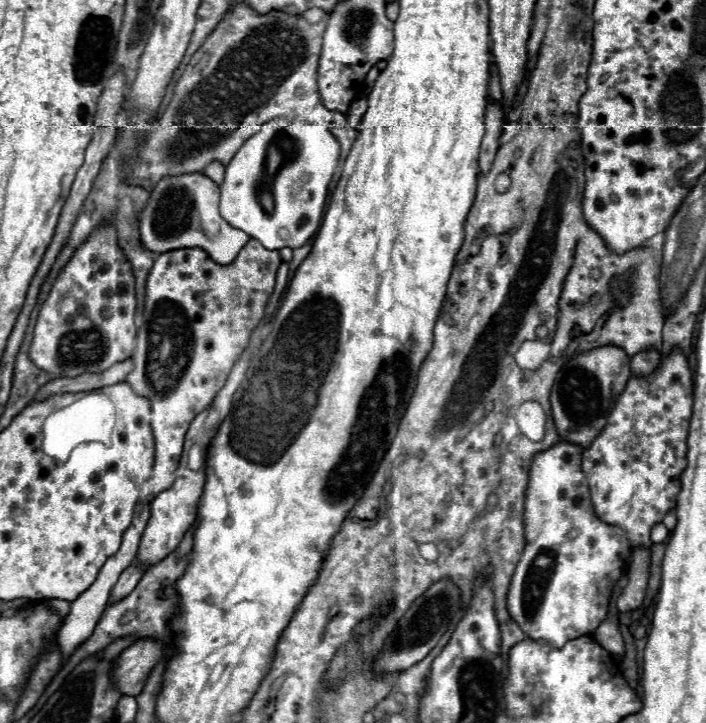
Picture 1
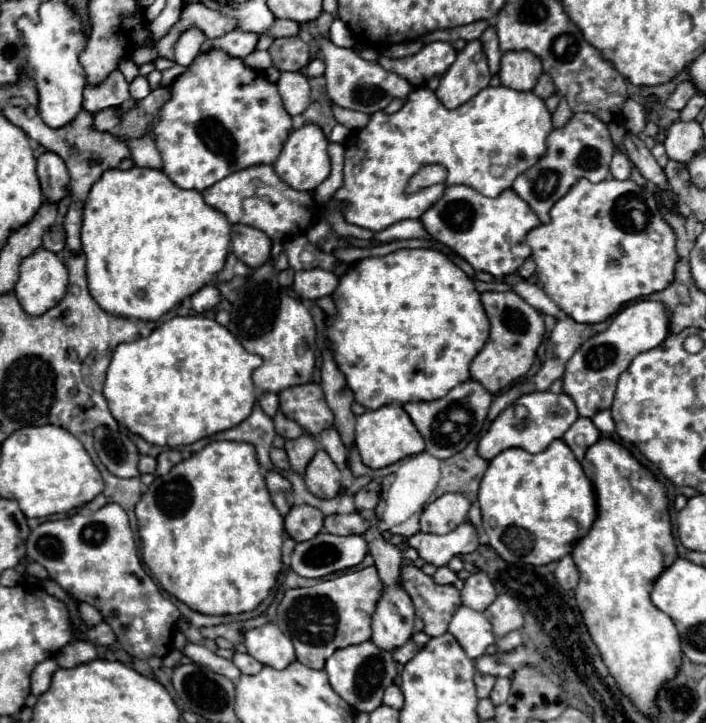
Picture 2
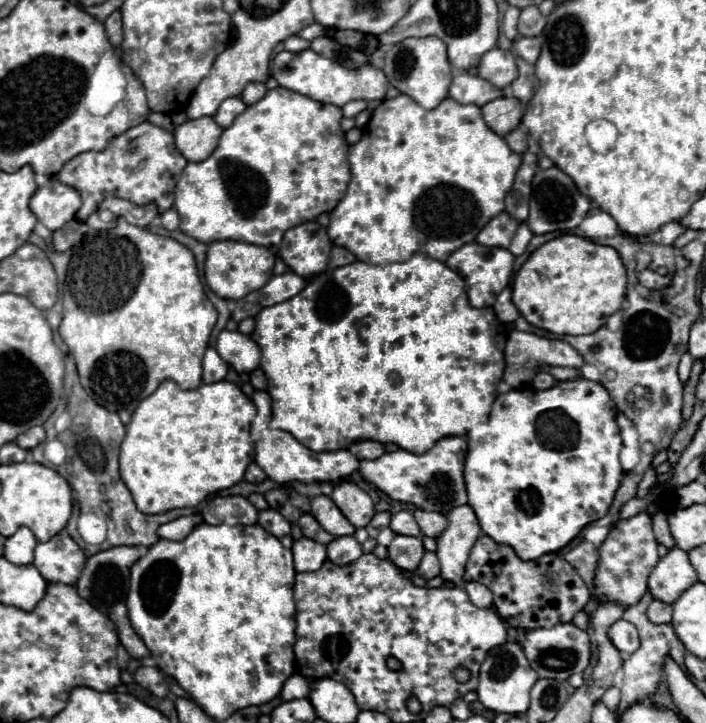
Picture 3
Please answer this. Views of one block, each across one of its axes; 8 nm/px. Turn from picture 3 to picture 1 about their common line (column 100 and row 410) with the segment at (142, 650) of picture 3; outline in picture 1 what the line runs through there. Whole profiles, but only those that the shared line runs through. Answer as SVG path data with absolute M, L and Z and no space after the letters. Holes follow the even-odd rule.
M602 346L576 358L568 358L564 368L556 374L550 394L552 418L558 436L582 448L588 448L608 424L608 416L616 406L618 396L624 392L630 376L630 356L618 346Z

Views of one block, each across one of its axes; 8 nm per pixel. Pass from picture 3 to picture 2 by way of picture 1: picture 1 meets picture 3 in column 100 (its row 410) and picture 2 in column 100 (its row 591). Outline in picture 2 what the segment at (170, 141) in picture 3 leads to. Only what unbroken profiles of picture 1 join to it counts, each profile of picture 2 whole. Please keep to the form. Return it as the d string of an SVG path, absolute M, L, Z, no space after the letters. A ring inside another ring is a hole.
M116 70L100 86L84 88L82 108L90 114L98 114L100 110L106 110L106 108L120 108L128 98L130 98L128 82L124 80L122 72Z

